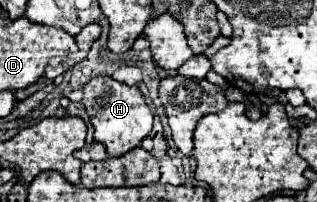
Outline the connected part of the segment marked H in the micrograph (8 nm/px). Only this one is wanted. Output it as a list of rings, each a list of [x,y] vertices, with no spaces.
[[[95,76],[83,86],[85,98],[81,104],[89,114],[89,122],[95,128],[95,140],[107,146],[109,156],[123,156],[131,148],[139,146],[141,140],[151,132],[153,114],[137,86],[121,84],[109,76]]]

